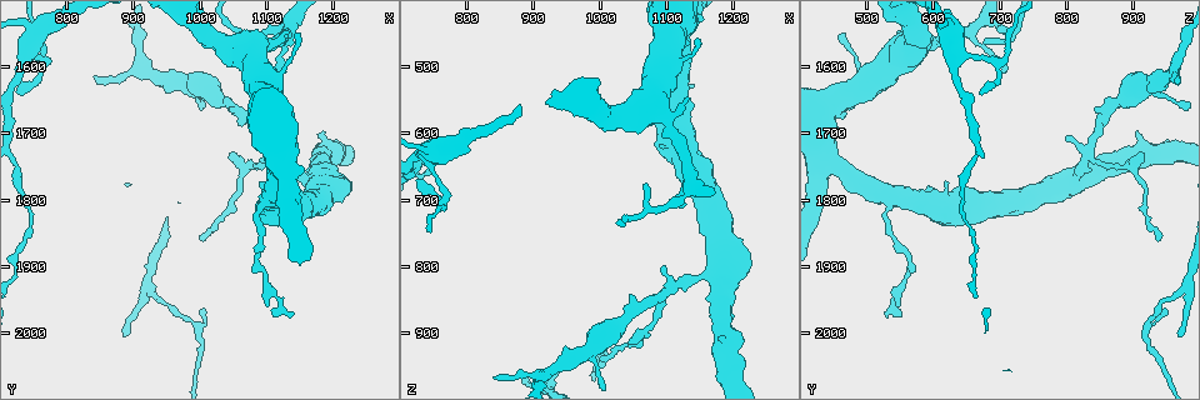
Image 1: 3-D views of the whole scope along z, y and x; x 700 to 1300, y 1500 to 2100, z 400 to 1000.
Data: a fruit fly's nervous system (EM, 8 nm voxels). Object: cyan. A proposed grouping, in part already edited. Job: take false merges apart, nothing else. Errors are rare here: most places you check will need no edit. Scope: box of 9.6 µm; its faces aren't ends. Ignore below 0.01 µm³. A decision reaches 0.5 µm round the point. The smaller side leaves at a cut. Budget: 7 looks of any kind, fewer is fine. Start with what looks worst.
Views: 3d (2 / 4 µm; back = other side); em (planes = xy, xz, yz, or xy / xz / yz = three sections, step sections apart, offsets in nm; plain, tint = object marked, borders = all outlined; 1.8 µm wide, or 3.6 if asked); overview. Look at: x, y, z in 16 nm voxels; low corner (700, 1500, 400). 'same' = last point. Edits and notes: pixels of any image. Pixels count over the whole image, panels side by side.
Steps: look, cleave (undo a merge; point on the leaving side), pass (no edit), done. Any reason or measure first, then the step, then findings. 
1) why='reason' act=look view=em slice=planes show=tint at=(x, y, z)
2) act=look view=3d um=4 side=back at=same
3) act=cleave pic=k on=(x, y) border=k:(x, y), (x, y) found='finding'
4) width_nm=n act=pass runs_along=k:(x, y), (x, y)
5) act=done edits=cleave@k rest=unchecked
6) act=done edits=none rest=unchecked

why='sudden change in width' act=look view=3d um=4 at=(935, 1950, 960)

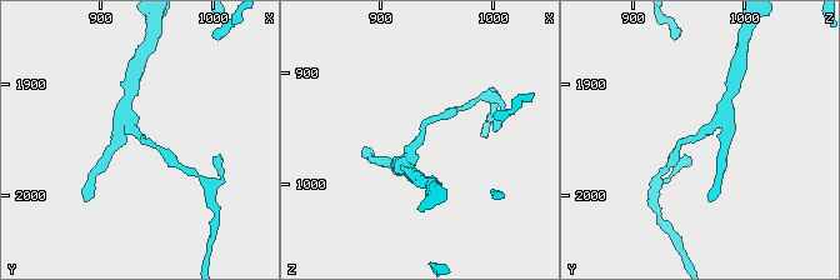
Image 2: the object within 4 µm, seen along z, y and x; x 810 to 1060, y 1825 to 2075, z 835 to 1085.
arms=3 act=look view=em um=3.6 slice=xz step=4 show=tint at=(936, 1946, 958)

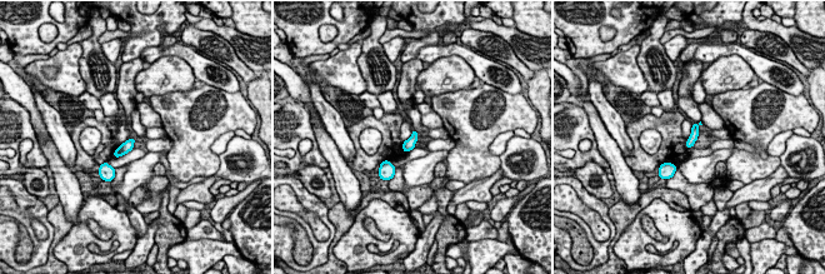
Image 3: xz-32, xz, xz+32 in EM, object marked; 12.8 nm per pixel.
act=look view=em um=3.6 slice=planes show=tint at=same

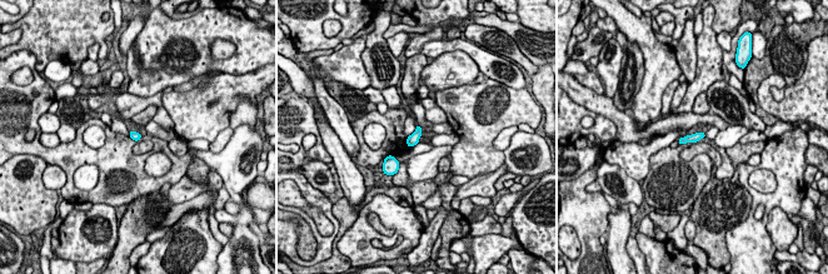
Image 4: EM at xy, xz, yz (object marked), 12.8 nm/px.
width_nm=120 act=pass found='continuous, no second neuron'

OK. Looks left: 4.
why='sudden change in width' act=look view=3d um=4 at=(985, 1625, 920)

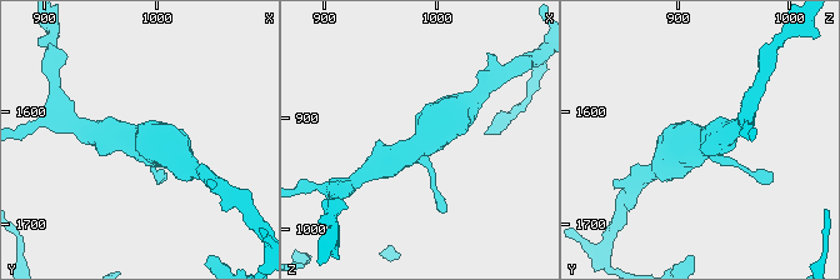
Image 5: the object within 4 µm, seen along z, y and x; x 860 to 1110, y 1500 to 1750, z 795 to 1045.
why='shape alone is not enough' act=look view=em um=3.6 slice=planes show=tint at=(984, 1626, 922)

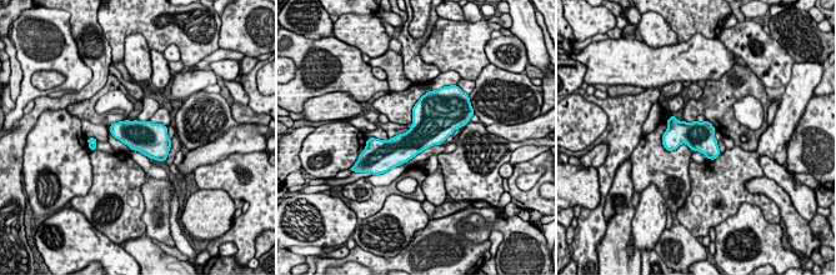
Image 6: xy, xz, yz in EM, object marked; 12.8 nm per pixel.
width_nm=380 act=pass found='continuous, no second neuron'

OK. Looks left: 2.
act=look view=3d um=4 at=(1120, 1735, 445)

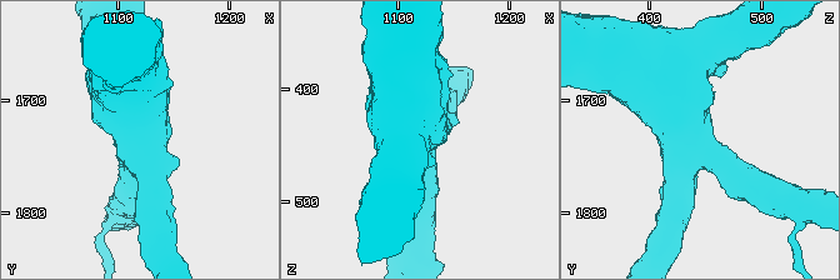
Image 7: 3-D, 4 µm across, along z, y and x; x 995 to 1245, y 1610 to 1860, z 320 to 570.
act=look view=em um=3.6 slice=planes show=tint at=(1120, 1740, 442)

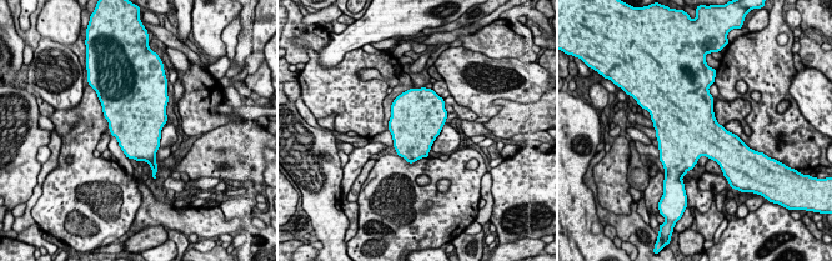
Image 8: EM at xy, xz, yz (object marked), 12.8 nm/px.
width_nm=700 act=pass found='one neuron here'

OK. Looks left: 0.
act=done edits=none rest=unchecked

